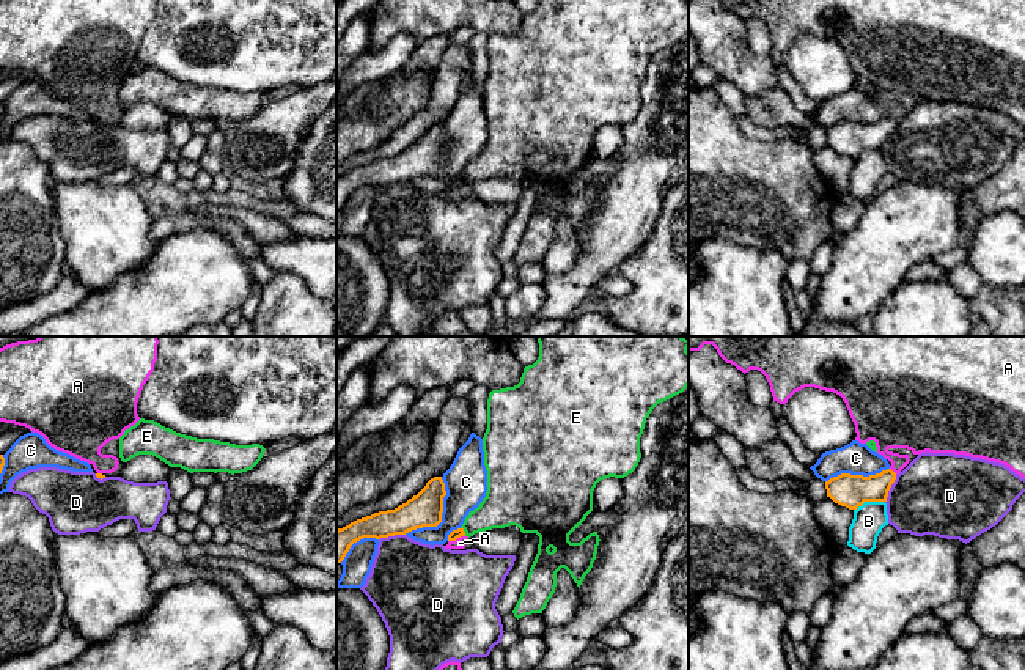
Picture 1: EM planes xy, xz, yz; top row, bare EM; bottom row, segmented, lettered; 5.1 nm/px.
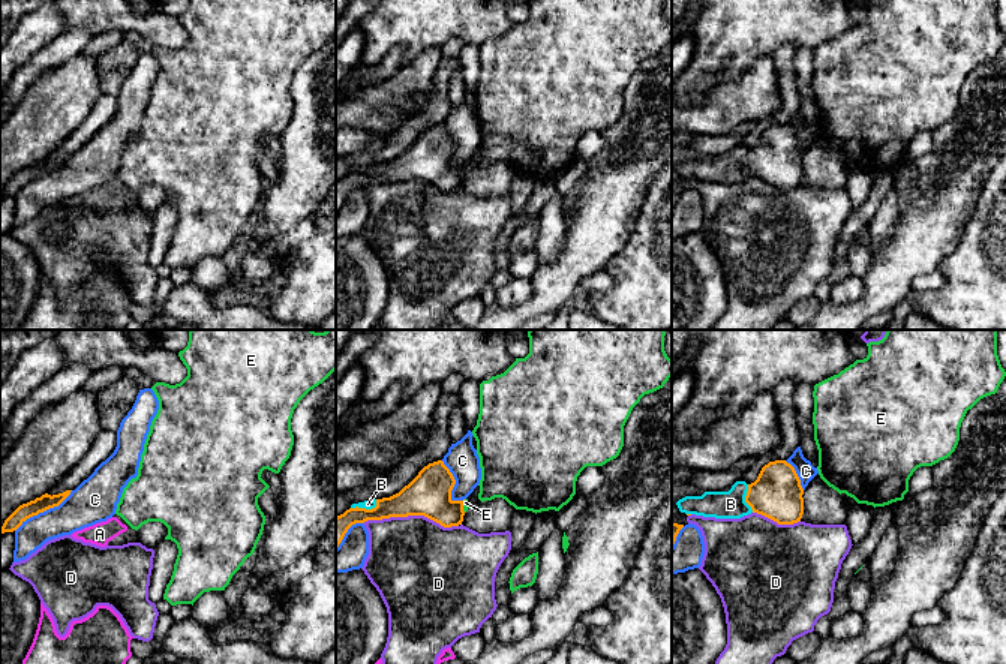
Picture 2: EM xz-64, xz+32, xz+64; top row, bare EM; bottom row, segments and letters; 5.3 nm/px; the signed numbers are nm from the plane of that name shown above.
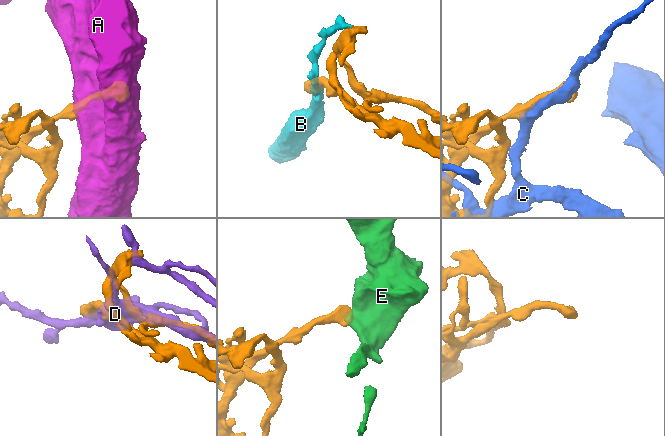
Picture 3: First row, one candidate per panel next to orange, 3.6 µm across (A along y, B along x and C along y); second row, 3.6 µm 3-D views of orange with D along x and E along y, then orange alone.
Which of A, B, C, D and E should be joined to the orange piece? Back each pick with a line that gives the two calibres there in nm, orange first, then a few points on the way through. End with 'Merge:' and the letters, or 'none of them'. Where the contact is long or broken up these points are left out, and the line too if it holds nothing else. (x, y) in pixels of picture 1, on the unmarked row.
Merge: none of them

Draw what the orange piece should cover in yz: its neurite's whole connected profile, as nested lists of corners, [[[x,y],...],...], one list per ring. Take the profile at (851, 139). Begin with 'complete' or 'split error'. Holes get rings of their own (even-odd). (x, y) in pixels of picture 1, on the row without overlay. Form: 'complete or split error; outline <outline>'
complete; outline [[[891,116],[869,124],[841,121],[825,129],[825,137],[835,151],[857,157],[865,149],[887,149],[895,127],[896,121]]]

